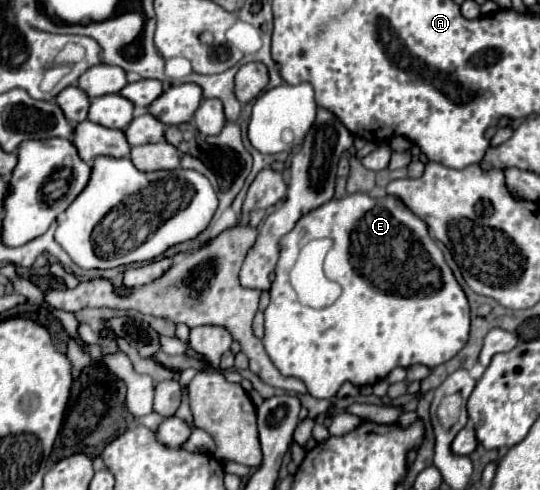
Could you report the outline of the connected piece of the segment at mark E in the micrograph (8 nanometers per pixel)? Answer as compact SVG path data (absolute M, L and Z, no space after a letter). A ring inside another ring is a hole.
M351 193L351 195L341 197L341 199L331 199L329 203L321 205L319 209L315 209L315 211L307 213L305 217L301 217L301 219L297 221L295 229L281 239L279 247L281 247L281 251L279 251L279 261L277 261L277 267L275 267L275 281L273 281L273 285L271 285L271 303L269 303L267 309L265 309L263 347L265 347L267 355L269 355L269 359L273 361L273 365L275 365L285 377L297 377L297 379L301 379L301 381L305 383L307 391L309 391L313 397L317 397L317 399L331 399L331 397L335 397L337 389L339 389L345 381L351 381L353 385L365 385L365 383L375 385L377 381L385 379L391 369L395 369L395 367L399 367L399 365L401 365L401 367L411 367L411 365L415 365L415 363L423 363L423 365L427 365L427 367L441 365L441 363L449 361L451 357L455 357L455 355L463 349L463 345L467 343L467 339L469 339L469 303L467 303L467 297L465 297L463 289L459 287L459 283L455 281L453 271L451 271L449 265L445 263L443 251L441 251L441 249L437 247L437 243L431 239L429 229L427 229L427 223L423 223L399 197L393 197L393 195L371 197L369 193ZM319 237L329 237L329 239L333 239L333 247L331 247L329 257L327 257L327 261L325 261L325 275L327 275L329 279L337 281L337 283L341 285L341 289L343 289L341 297L339 297L329 309L303 307L303 305L295 299L293 287L291 287L291 283L289 283L289 271L291 271L291 267L293 267L293 263L295 263L301 247L303 247L305 243L313 241L313 239L319 239ZM405 277L411 277L409 281L413 283L407 297L405 297ZM405 313L407 313L409 325L411 325L411 339L413 339L413 341L407 341L407 337L405 337Z

